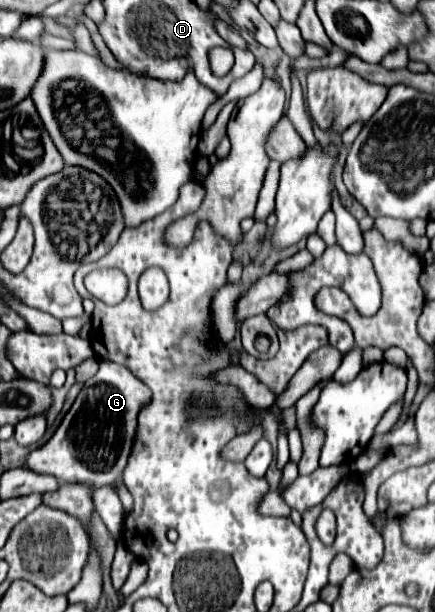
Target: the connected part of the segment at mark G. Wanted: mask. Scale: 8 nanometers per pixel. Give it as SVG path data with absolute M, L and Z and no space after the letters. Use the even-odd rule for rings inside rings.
M99 359L97 375L83 385L53 437L27 455L25 467L35 473L53 475L59 483L87 483L93 489L119 483L123 509L125 515L129 515L133 497L127 487L121 485L121 477L131 453L137 415L145 403L149 403L149 387L145 387L145 383L141 383L127 367L121 367L121 363Z

